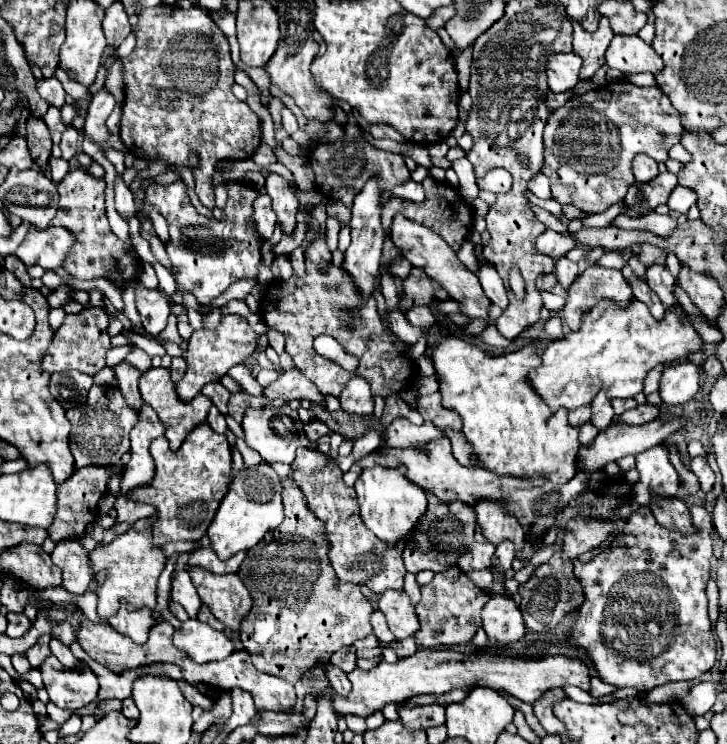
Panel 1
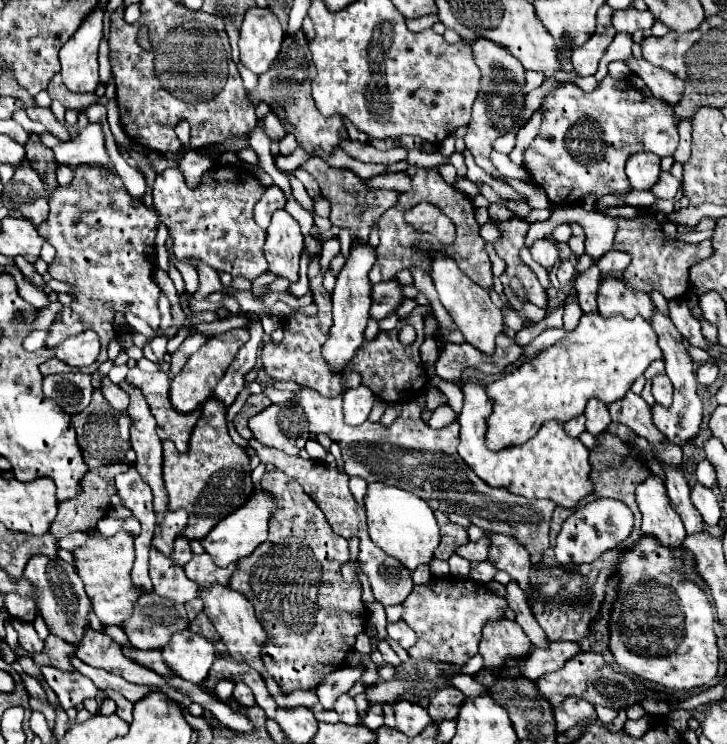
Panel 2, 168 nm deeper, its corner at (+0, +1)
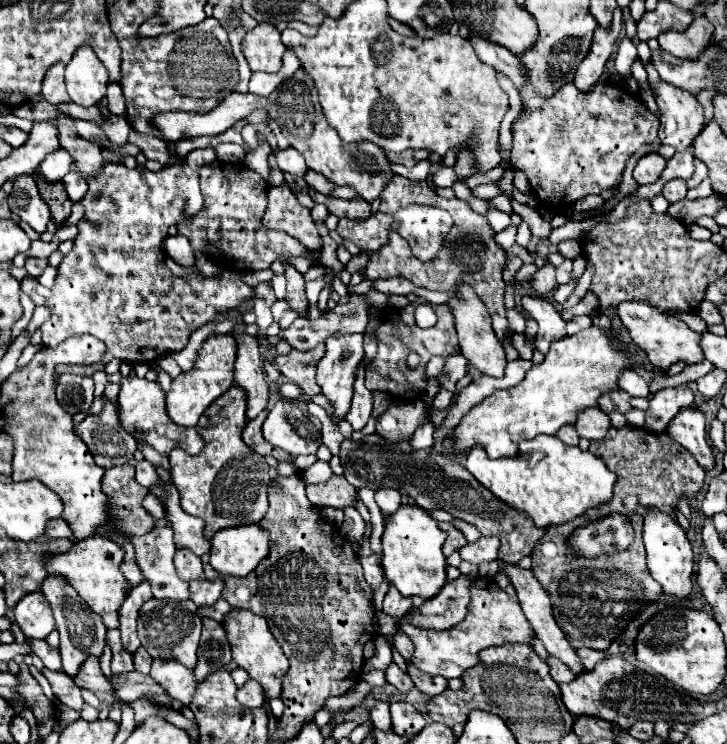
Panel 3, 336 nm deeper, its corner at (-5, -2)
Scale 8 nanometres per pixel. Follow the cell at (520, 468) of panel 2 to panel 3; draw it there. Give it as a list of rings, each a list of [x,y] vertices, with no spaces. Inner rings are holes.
[[[536,436],[534,444],[532,450],[544,452],[544,458],[534,468],[528,466],[524,452],[512,460],[490,460],[482,446],[474,446],[466,458],[466,470],[504,504],[528,514],[538,528],[570,522],[590,508],[612,500],[618,476],[610,472],[598,456],[582,452],[578,446],[566,446],[554,436]]]

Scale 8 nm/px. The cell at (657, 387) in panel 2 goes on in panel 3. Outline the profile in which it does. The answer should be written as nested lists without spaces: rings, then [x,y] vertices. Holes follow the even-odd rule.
[[[686,384],[656,392],[650,400],[648,410],[644,412],[646,414],[644,428],[650,432],[664,432],[672,422],[672,418],[680,410],[692,406],[692,402],[694,402],[694,392]]]

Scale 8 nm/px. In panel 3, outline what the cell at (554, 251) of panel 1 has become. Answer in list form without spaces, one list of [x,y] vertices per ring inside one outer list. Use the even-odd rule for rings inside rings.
[[[546,262],[542,268],[538,268],[536,274],[530,276],[530,288],[536,296],[546,296],[550,290],[556,288],[556,270],[550,262]]]

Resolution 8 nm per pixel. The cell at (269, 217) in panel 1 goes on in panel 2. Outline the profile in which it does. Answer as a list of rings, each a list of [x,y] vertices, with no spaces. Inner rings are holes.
[[[277,185],[267,187],[265,193],[263,193],[263,197],[259,199],[259,203],[255,203],[255,221],[257,221],[257,225],[265,229],[269,225],[271,215],[277,209],[281,209],[281,207],[285,207],[285,195],[283,195],[283,191]]]

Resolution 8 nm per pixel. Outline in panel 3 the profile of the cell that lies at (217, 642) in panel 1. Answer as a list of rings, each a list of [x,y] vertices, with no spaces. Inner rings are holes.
[[[154,660],[150,676],[166,690],[172,700],[178,700],[186,706],[190,704],[198,686],[194,680],[194,670],[174,660]]]

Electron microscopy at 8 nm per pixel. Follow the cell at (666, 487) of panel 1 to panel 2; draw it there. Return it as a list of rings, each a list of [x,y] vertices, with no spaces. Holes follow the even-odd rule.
[[[651,473],[637,487],[637,505],[643,513],[641,531],[657,537],[667,547],[681,547],[685,527],[667,499],[667,489],[661,477]]]

